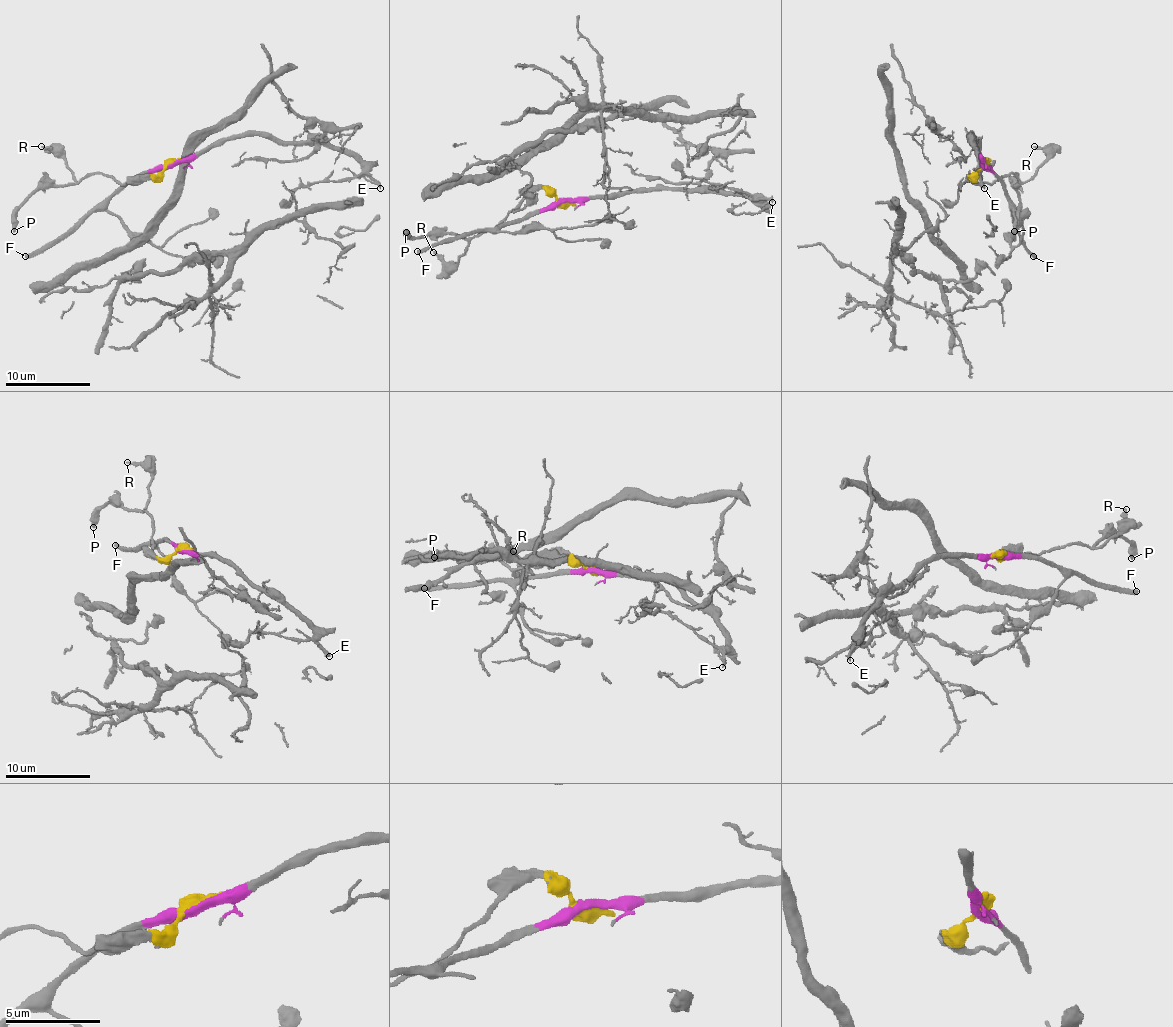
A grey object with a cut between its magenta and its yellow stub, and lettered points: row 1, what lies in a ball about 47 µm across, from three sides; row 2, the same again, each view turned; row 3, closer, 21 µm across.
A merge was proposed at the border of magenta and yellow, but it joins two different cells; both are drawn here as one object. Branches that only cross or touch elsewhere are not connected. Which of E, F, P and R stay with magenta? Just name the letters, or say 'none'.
E, F

